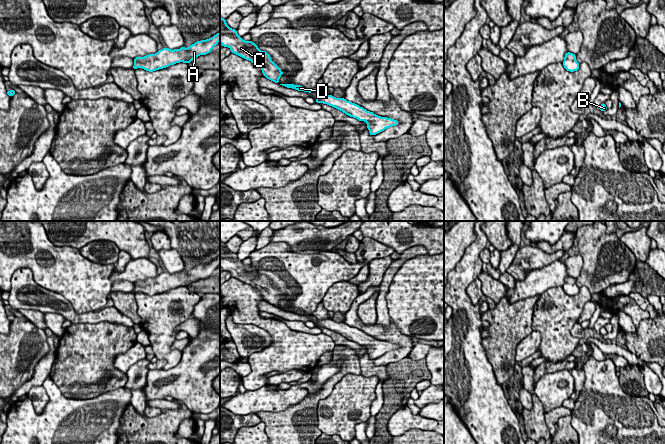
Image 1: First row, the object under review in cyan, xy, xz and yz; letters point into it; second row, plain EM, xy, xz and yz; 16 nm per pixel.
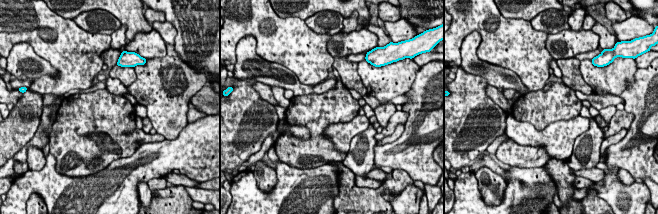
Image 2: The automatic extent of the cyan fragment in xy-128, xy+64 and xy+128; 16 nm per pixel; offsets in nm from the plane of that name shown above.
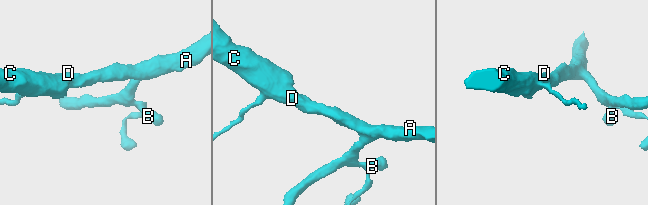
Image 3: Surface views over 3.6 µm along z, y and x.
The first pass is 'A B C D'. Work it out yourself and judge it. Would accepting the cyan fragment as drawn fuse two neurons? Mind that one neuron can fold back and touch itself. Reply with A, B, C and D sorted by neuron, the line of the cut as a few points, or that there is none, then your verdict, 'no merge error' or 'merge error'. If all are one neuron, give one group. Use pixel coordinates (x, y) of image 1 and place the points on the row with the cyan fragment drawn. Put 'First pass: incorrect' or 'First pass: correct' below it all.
A B C D | no cut | no merge error
First pass: correct

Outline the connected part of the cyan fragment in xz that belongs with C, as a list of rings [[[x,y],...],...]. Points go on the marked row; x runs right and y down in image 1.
[[[220,16],[220,43],[223,47],[231,49],[234,53],[252,63],[258,65],[263,75],[275,82],[279,83],[280,76],[284,74],[281,69],[270,58],[266,51],[261,51],[252,41],[244,41],[237,33],[236,29],[230,28],[225,18]]]

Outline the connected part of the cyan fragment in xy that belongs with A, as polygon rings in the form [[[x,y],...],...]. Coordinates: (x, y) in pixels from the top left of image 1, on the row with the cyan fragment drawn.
[[[220,32],[210,39],[197,41],[188,48],[180,47],[179,49],[170,50],[163,48],[156,54],[149,54],[145,57],[134,58],[134,70],[142,68],[146,71],[153,72],[159,69],[166,68],[176,63],[190,63],[193,59],[200,55],[206,55],[211,52],[214,46],[220,41]]]

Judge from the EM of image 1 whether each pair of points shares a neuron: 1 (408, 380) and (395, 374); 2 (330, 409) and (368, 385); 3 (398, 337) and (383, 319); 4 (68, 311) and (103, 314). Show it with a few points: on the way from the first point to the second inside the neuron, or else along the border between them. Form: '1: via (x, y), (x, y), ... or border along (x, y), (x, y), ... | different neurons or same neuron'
1: via (405, 377), (402, 374), (398, 374) | same neuron
2: via (339, 409), (342, 409), (359, 392) | same neuron
3: border along (391, 321), (386, 328), (375, 323) | different neurons
4: via (77, 317), (94, 317) | same neuron

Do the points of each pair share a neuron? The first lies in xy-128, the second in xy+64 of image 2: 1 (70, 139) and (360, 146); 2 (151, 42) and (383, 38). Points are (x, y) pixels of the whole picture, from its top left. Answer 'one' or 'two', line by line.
1: two
2: two

